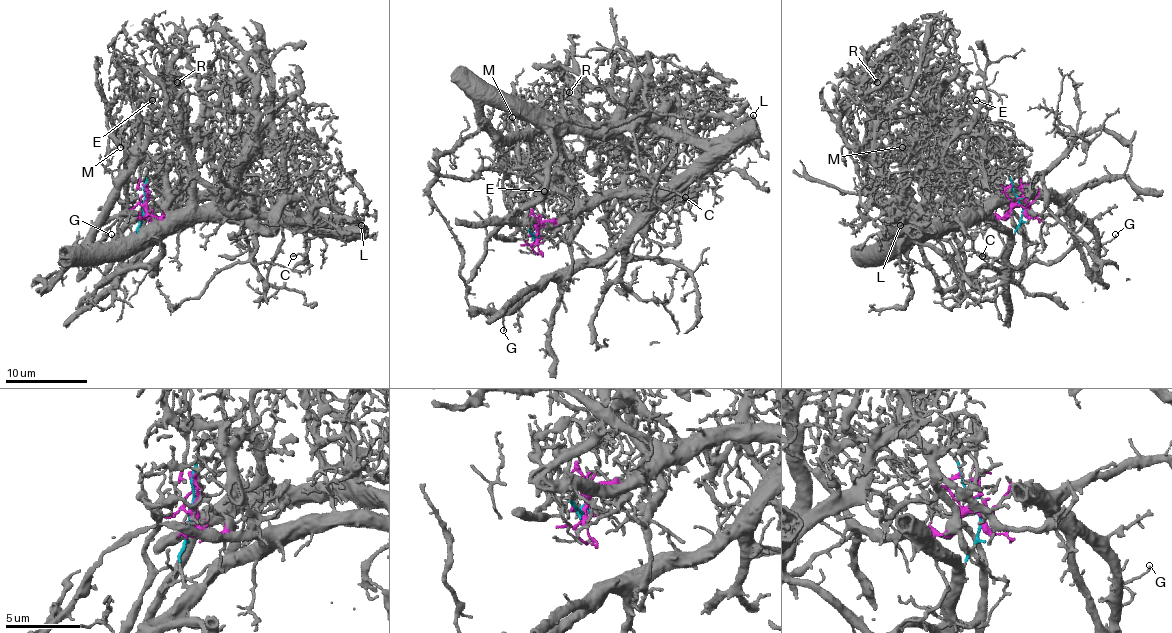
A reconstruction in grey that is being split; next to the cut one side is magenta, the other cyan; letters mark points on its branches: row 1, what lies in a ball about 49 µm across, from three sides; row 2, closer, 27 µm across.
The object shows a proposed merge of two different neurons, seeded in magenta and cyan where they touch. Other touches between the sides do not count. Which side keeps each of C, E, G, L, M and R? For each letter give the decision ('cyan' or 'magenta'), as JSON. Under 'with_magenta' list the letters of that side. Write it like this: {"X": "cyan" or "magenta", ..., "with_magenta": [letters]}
{"C": "cyan", "E": "magenta", "G": "cyan", "L": "magenta", "M": "magenta", "R": "magenta", "with_magenta": ["E", "L", "M", "R"]}

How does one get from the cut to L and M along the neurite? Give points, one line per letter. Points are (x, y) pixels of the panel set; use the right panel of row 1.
L: (1021, 205), (1006, 216), (994, 175), (976, 165), (894, 230), (890, 212), (898, 199), (900, 226)
M: (1021, 205), (1006, 216), (980, 165), (915, 212), (906, 146), (931, 116), (902, 146)

